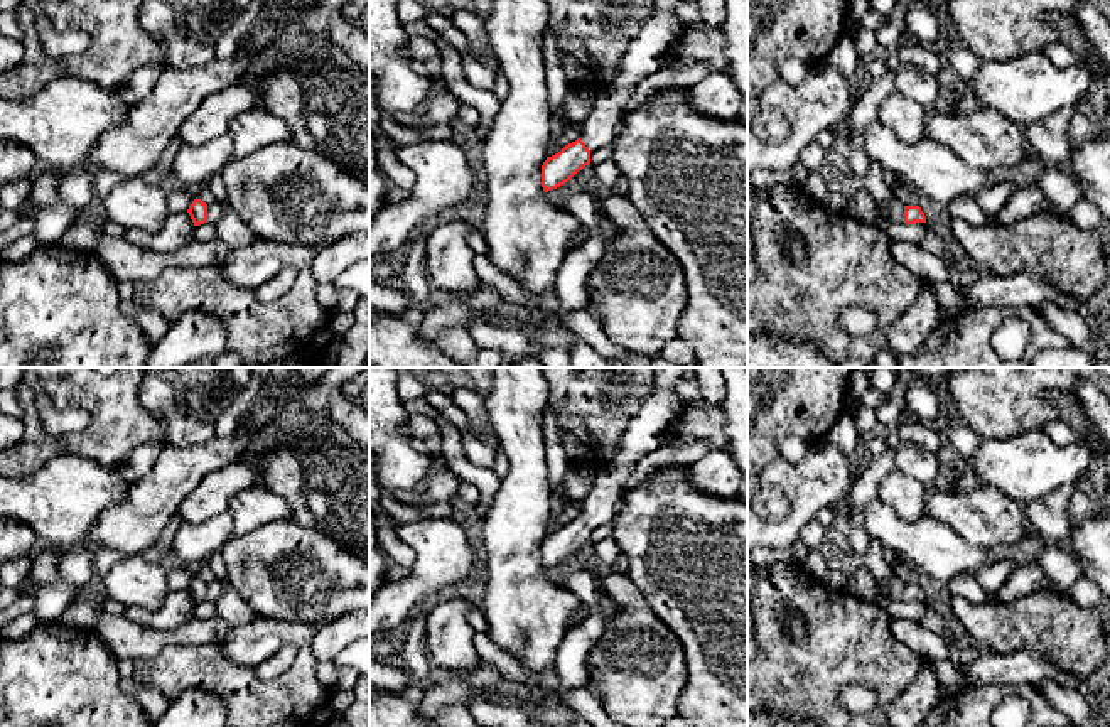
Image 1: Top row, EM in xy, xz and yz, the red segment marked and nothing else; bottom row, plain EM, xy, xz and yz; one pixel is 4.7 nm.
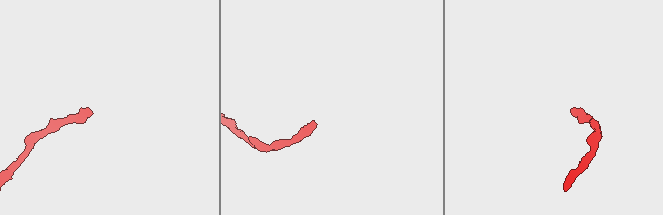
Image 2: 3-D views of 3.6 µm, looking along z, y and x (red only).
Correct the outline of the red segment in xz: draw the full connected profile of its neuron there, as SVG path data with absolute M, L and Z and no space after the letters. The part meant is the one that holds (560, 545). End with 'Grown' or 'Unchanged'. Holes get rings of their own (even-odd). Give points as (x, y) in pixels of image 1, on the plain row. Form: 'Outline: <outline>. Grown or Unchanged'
Outline: M656 368L649 396L629 420L617 447L609 459L595 466L595 482L582 501L580 514L542 543L545 570L568 560L590 541L590 531L609 523L622 499L622 489L638 462L649 452L676 444L680 422L687 408L676 395L676 383L687 368Z. Grown

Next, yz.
Outline: M892 575L886 584L877 582L876 600L926 600L926 594L919 584L904 584Z. Grown

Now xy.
Outline: M194 577L189 584L187 590L194 600L194 604L211 600L216 602L223 592L229 587L228 579L213 579L209 582L202 580L201 577Z. Grown

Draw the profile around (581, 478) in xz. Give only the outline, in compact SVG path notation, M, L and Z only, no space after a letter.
M572 464L563 482L563 494L572 501L584 501L595 482L595 467L587 464Z

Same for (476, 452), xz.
M462 430L464 454L477 467L491 467L493 450L481 444L474 435Z

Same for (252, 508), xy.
M256 482L233 496L226 511L233 518L234 535L245 535L267 523L292 516L287 501L263 482Z

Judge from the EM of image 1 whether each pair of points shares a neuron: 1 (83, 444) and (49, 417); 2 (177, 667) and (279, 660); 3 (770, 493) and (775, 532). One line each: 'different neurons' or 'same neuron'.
1: different neurons
2: different neurons
3: same neuron

